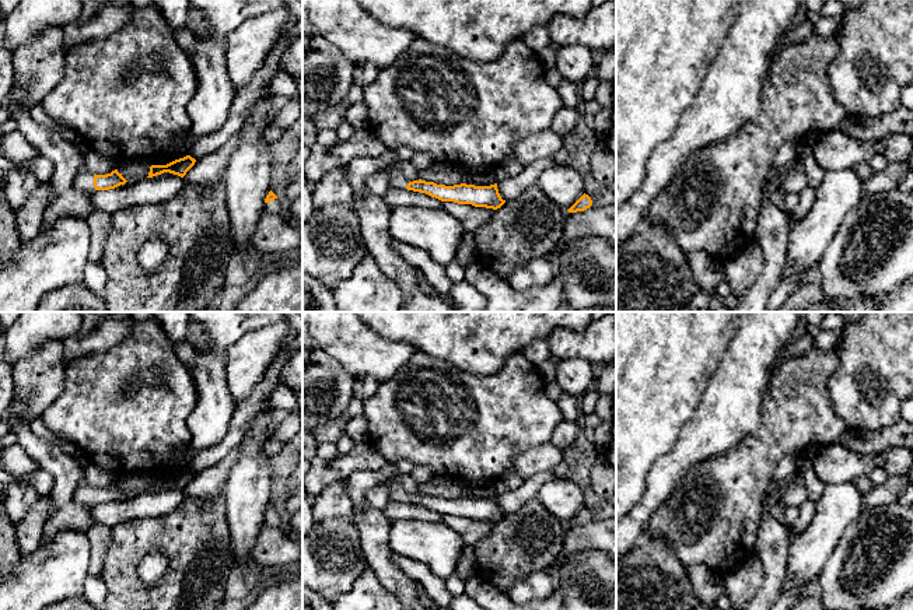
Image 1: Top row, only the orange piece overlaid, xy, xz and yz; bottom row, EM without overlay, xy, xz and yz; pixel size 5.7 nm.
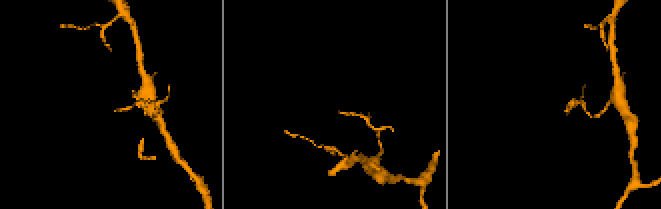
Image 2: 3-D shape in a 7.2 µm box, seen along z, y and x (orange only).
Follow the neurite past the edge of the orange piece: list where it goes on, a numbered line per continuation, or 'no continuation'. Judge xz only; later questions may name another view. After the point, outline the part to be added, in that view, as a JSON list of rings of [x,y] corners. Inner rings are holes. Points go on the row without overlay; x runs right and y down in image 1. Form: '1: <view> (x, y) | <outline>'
1: xz (396, 493) | [[[386,478],[385,483],[389,487],[389,499],[396,502],[406,502],[409,494],[402,488],[398,478]]]

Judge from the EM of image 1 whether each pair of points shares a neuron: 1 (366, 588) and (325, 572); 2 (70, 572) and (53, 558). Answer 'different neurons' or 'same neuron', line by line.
1: different neurons
2: same neuron

